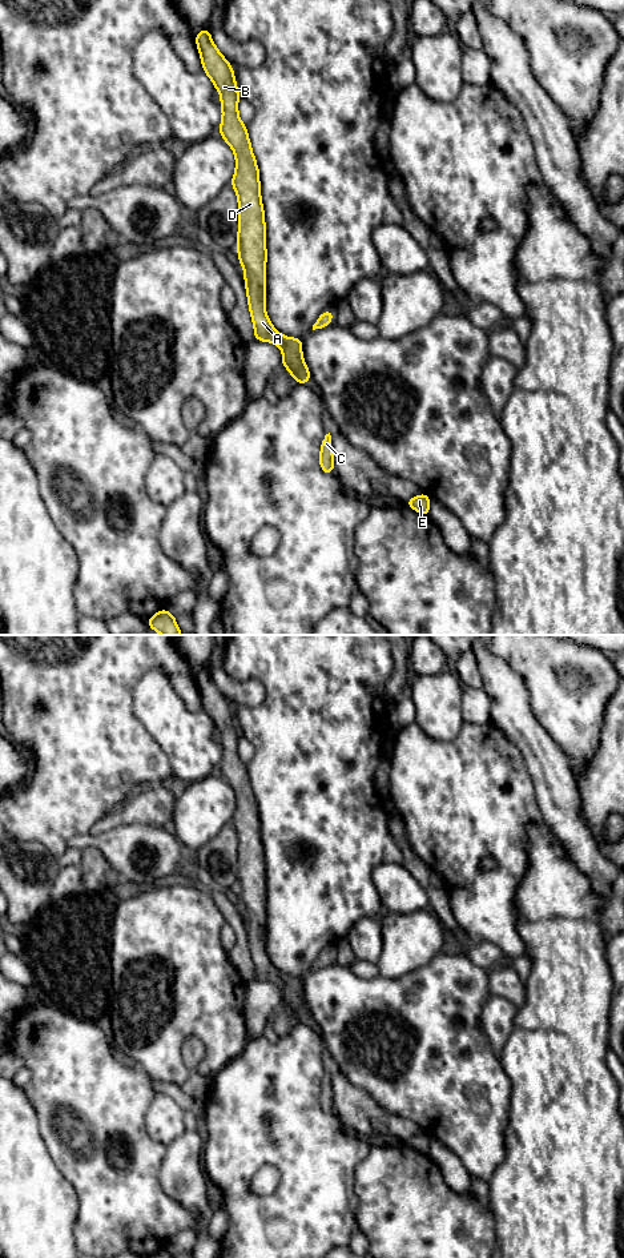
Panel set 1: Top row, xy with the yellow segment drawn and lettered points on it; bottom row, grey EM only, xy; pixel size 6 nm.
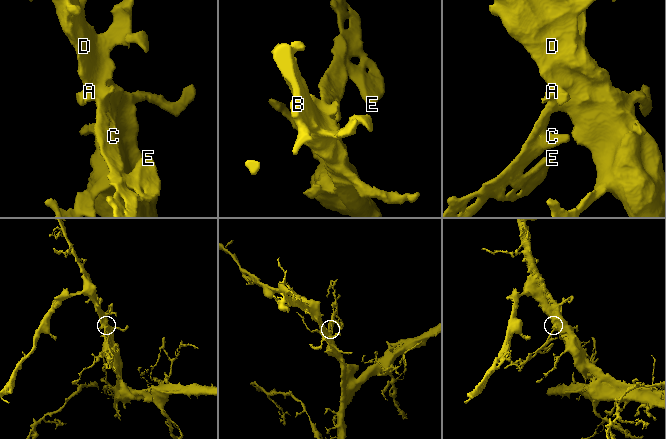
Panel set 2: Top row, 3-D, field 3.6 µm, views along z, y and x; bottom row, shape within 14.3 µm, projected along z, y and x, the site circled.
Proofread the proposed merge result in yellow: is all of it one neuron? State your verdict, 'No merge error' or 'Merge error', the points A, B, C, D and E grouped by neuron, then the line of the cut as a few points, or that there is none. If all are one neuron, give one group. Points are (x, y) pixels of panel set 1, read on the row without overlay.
No merge error. Groups: A B C D E. No split

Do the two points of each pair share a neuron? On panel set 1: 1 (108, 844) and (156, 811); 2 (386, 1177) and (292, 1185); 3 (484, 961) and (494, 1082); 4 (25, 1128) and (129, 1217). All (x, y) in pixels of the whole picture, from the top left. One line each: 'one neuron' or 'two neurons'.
1: two neurons
2: two neurons
3: two neurons
4: two neurons

